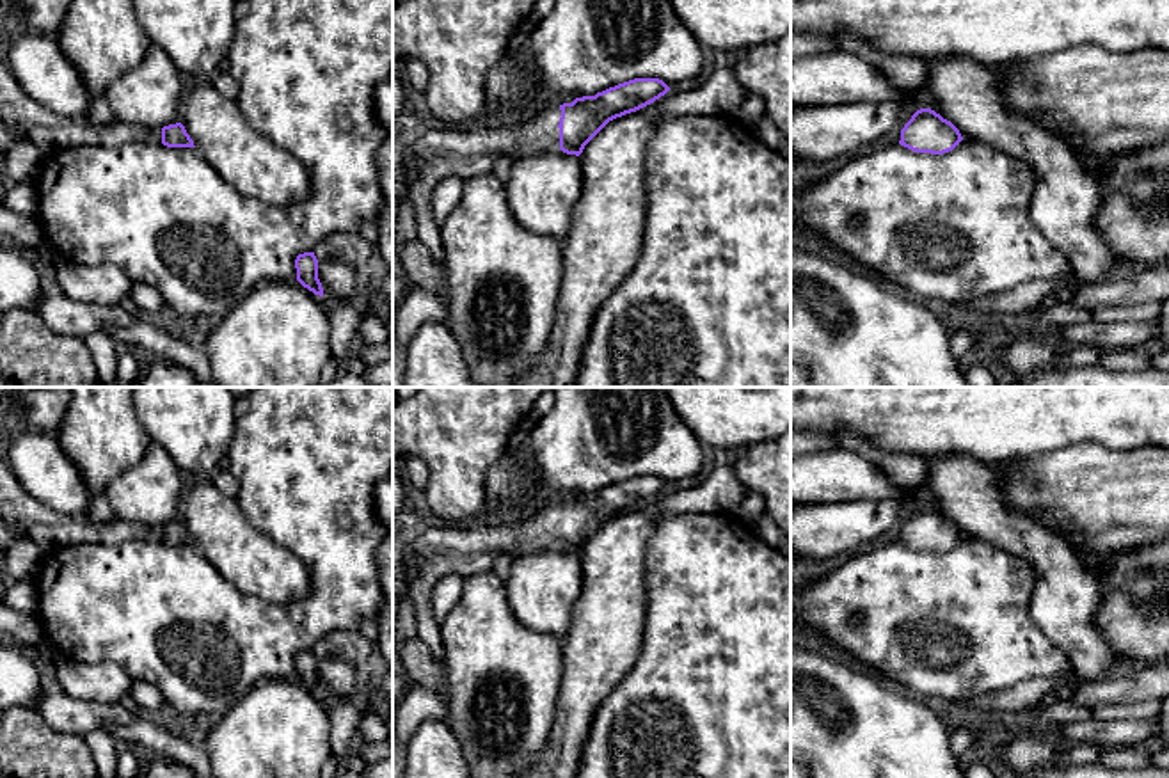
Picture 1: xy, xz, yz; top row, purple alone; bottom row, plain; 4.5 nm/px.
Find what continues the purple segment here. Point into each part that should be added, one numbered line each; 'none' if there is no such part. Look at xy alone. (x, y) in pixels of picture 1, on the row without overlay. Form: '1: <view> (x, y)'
1: xy (20, 512)

